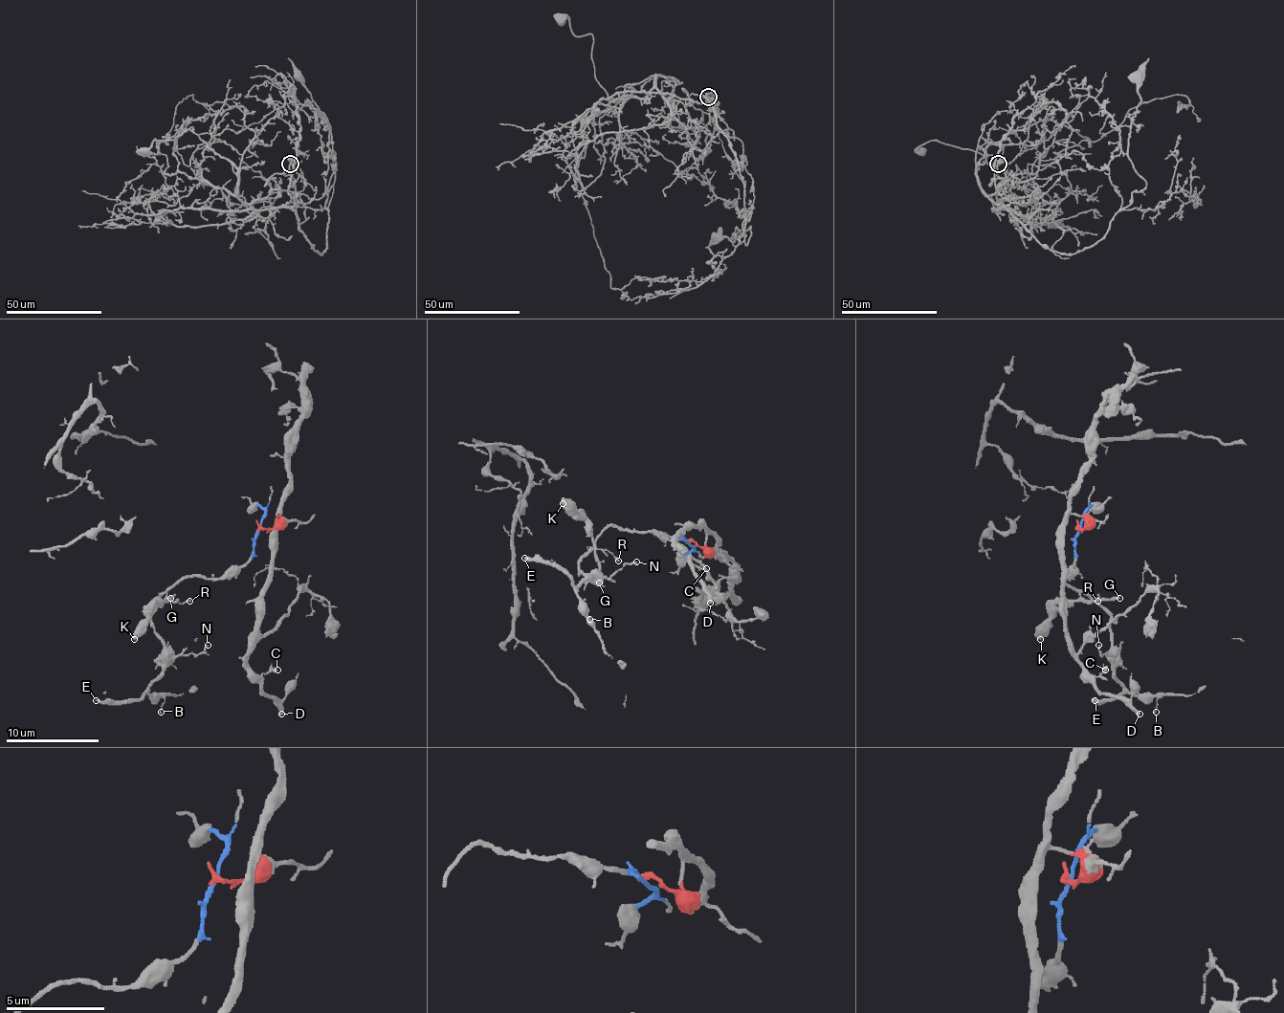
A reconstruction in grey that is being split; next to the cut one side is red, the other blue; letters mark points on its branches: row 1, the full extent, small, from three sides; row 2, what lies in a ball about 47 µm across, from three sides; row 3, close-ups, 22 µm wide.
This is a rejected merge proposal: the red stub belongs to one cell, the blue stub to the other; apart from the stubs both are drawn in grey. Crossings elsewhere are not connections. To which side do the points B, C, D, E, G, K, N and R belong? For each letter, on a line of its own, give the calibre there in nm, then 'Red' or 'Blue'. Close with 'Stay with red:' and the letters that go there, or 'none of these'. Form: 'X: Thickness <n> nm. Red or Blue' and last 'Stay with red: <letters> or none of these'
B: Thickness 100 nm. Blue
C: Thickness 200 nm. Red
D: Thickness 300 nm. Red
E: Thickness 280 nm. Blue
G: Thickness 240 nm. Blue
K: Thickness 550 nm. Blue
N: Thickness 80 nm. Blue
R: Thickness 130 nm. Blue
Stay with red: C, D

